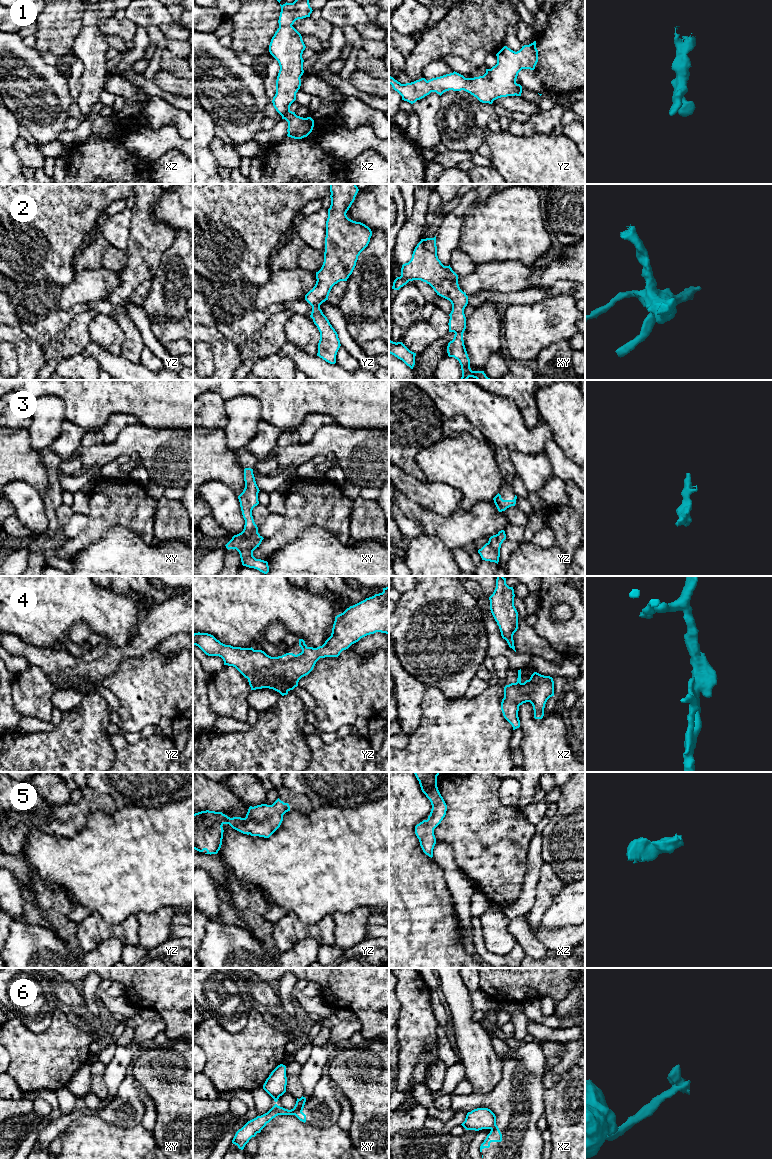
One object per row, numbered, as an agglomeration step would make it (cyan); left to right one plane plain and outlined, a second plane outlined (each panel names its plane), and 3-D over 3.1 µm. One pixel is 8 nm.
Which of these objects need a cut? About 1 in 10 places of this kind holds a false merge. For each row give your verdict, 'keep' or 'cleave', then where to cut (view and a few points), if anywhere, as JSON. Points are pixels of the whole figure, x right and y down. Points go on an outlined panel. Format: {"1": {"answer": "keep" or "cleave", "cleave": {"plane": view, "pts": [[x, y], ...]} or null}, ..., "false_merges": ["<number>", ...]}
{"1": {"answer": "keep", "cleave": null}, "2": {"answer": "keep", "cleave": null}, "3": {"answer": "keep", "cleave": null}, "4": {"answer": "keep", "cleave": null}, "5": {"answer": "keep", "cleave": null}, "6": {"answer": "cleave", "cleave": {"plane": "xy", "pts": [[301, 1111], [295, 1115]]}}, "false_merges": ["6"]}

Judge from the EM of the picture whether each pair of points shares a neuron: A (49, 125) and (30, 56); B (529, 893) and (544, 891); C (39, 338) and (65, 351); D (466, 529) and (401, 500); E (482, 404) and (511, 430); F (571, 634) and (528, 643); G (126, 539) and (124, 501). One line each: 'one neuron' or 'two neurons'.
A: one neuron
B: two neurons
C: two neurons
D: one neuron
E: one neuron
F: two neurons
G: two neurons

